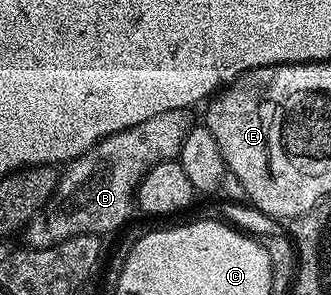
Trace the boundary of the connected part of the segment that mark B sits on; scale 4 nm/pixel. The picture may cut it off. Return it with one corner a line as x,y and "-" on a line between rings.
168,111
159,117
151,117
151,121
143,121
131,129
123,129
119,133
104,135
87,153
64,164
57,180
57,188
53,190
53,198
49,200
42,214
38,215
23,232
30,248
50,247
56,243
67,241
80,235
96,235
105,237
108,231
120,232
130,222
135,211
135,196
141,179
157,163
173,161
180,156
183,137
187,137
191,126
190,112

